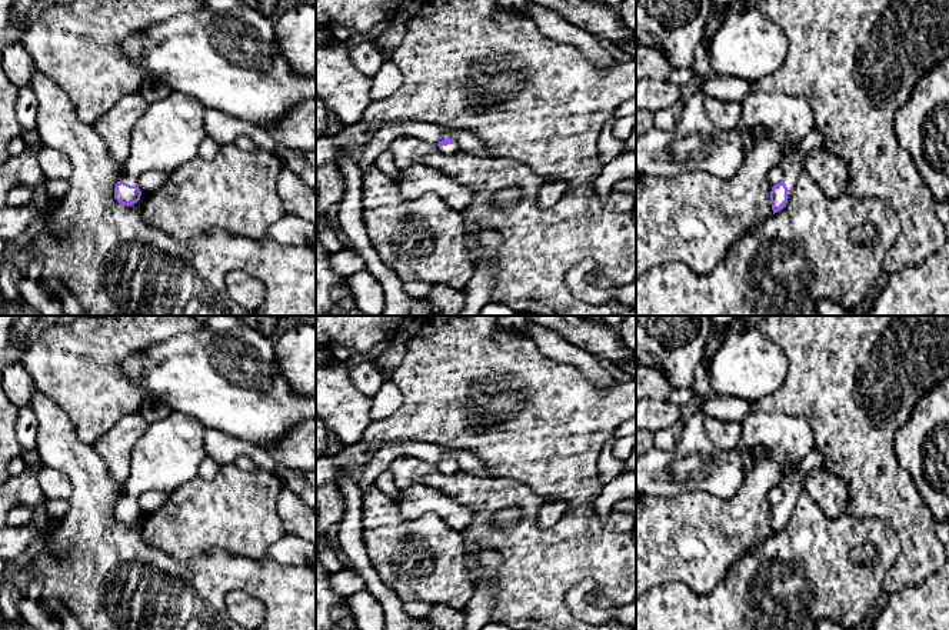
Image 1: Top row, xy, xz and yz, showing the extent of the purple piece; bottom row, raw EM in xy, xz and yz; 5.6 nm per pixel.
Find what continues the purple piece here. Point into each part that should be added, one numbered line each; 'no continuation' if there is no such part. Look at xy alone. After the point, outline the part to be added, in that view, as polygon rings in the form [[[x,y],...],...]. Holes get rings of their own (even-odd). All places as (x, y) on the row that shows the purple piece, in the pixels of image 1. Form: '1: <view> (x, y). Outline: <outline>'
1: xy (167, 134). Outline: [[[172,91],[159,101],[149,103],[131,130],[131,147],[127,161],[123,164],[121,181],[137,186],[137,177],[147,170],[172,173],[197,156],[200,143],[207,137],[203,114],[204,106],[184,93]]]

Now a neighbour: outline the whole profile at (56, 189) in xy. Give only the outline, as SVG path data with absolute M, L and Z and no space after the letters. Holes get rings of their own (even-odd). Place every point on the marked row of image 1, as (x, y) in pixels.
M47 180L43 189L49 199L60 200L70 190L70 180Z

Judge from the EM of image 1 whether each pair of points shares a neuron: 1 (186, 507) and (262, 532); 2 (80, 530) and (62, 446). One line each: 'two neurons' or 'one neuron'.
1: one neuron
2: one neuron

